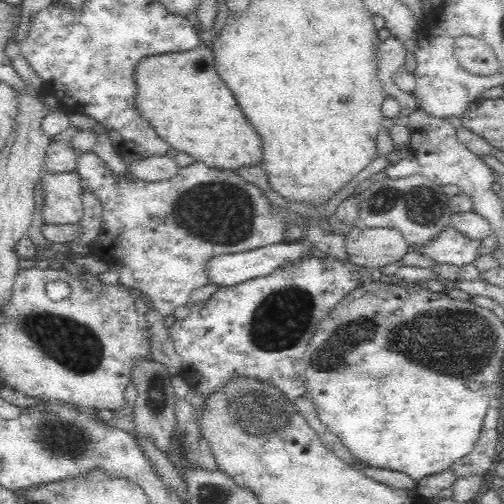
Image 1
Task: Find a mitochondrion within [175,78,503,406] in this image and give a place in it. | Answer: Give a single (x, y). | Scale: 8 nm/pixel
(455, 343)

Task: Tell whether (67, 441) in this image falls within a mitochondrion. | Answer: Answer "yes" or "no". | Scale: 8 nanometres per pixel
yes

